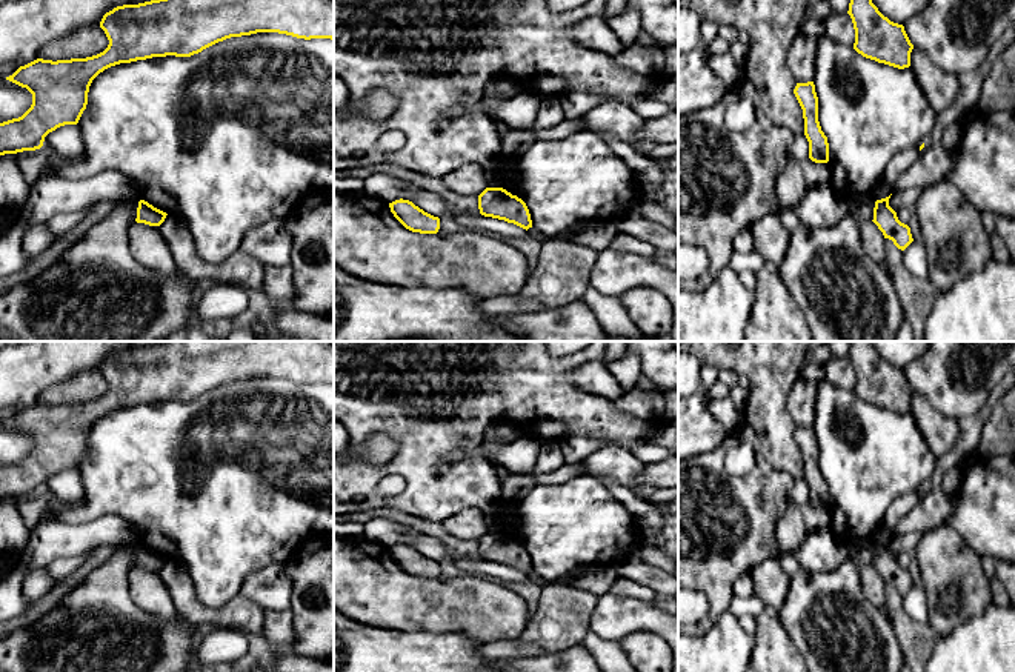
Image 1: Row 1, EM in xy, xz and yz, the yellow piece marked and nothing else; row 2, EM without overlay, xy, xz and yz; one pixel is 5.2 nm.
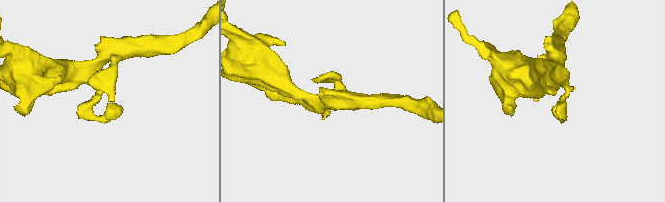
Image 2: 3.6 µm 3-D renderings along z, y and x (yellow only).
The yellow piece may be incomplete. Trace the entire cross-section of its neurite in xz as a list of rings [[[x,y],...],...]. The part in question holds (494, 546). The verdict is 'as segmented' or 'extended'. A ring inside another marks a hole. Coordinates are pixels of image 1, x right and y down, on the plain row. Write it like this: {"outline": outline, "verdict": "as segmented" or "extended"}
{"outline": [[[464,507],[441,521],[441,524],[448,534],[457,538],[477,540],[481,560],[514,567],[526,575],[532,572],[526,547],[503,532],[489,532],[484,514],[478,507]]], "verdict": "extended"}

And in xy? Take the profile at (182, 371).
{"outline": [[[165,341],[117,351],[103,360],[100,372],[109,384],[103,397],[57,406],[37,403],[6,421],[32,438],[32,449],[22,461],[0,467],[0,500],[40,494],[49,477],[77,469],[92,424],[111,411],[152,401],[191,401],[226,383],[257,377],[334,384],[334,341]]], "verdict": "as segmented"}

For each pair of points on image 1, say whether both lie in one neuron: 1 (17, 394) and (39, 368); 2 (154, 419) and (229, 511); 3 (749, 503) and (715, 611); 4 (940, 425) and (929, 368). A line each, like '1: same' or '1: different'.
1: same
2: same
3: same
4: different

